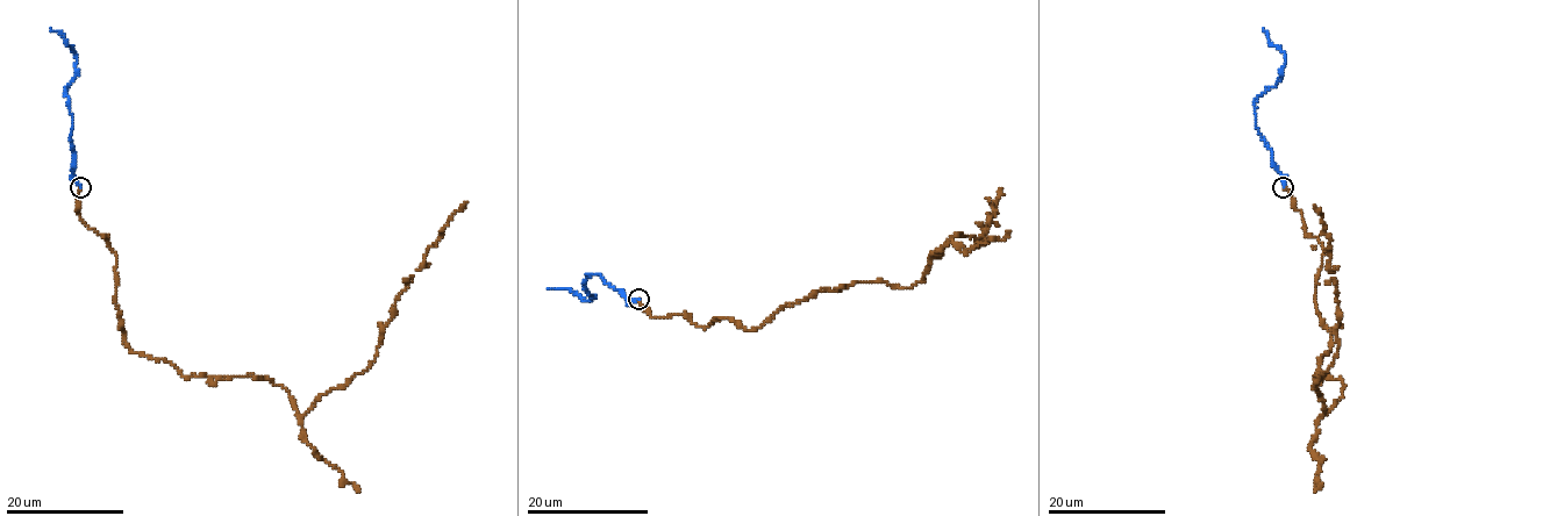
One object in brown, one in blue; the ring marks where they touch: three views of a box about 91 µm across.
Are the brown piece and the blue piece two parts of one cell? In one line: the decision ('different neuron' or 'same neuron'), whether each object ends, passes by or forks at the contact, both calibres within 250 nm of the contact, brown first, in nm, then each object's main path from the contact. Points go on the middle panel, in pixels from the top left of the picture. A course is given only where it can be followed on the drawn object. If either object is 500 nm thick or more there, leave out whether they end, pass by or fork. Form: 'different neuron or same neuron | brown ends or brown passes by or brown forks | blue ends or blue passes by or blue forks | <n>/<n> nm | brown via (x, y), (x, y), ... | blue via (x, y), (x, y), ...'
same neuron | brown ends | blue ends | 220/170 nm | brown via (638, 300), (654, 316), (756, 330), (818, 292), (909, 287), (950, 238), (983, 244), (1001, 190) | blue via (638, 298), (625, 296), (600, 273), (588, 273), (583, 284), (594, 296), (587, 301), (569, 289), (547, 287)

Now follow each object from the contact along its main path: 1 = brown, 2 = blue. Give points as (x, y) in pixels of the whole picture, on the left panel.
1: (79, 188), (128, 348), (184, 375), (270, 379), (301, 417), (366, 370), (466, 201)
2: (80, 188), (72, 172), (73, 124), (64, 93), (77, 72), (76, 55), (50, 27)

